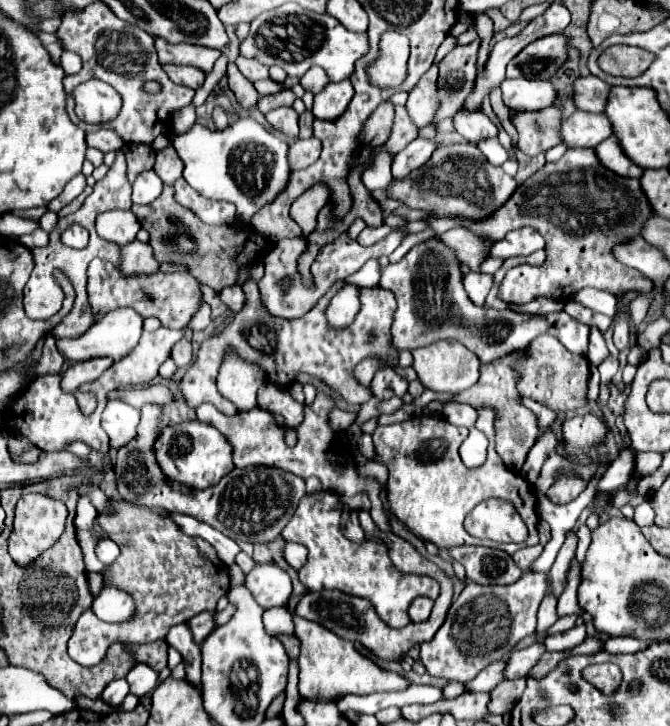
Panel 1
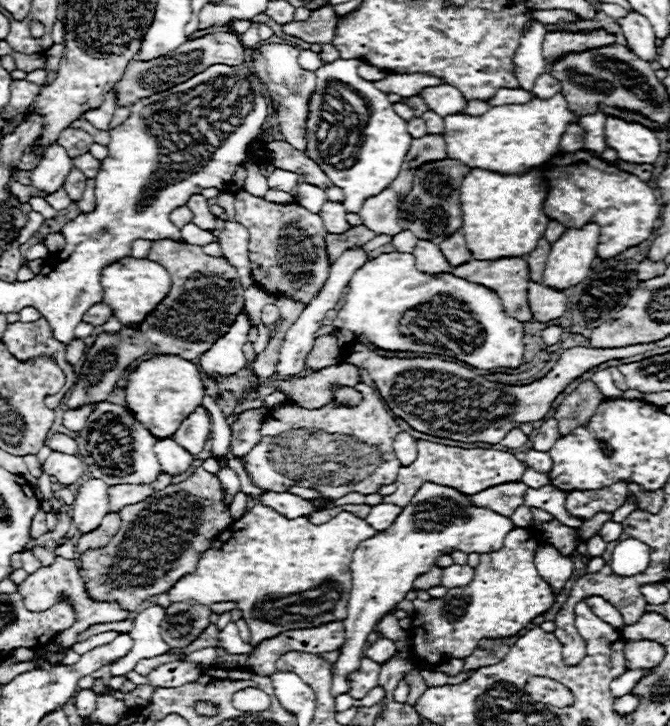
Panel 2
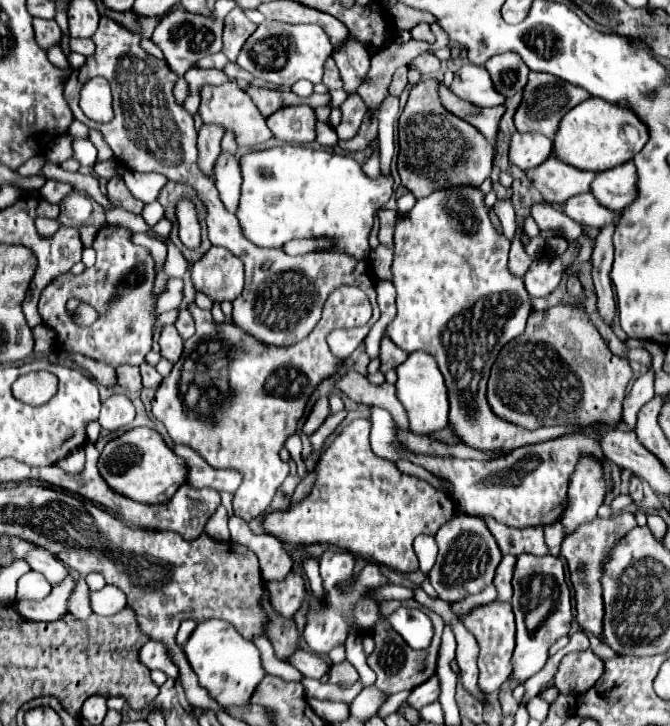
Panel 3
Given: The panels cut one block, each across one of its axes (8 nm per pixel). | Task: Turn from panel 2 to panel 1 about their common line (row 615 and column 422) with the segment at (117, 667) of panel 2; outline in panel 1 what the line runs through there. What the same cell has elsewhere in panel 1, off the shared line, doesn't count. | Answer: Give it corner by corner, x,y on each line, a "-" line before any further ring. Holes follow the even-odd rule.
426,138
412,140
404,150
400,150
394,156
392,162
392,176
394,178
406,178
410,172
414,172
418,166
422,166
434,152
434,142

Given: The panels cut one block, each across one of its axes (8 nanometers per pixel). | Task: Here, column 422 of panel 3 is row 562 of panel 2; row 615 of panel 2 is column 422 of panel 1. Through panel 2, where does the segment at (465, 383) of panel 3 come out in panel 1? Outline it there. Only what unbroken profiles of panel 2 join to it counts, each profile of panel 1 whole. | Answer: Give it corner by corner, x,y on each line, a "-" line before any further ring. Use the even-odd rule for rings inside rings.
438,236
414,246
398,264
382,268
382,288
396,294
398,308
392,322
392,348
396,352
414,350
420,346
434,344
438,340
456,340
464,344
470,352
478,356
480,362
492,362
514,350
524,350
536,336
554,332
554,336
576,354
586,354
590,328
566,312
554,312
546,316
530,316
514,312
510,308
496,310
486,306
476,306
464,290
462,270
456,252
448,248

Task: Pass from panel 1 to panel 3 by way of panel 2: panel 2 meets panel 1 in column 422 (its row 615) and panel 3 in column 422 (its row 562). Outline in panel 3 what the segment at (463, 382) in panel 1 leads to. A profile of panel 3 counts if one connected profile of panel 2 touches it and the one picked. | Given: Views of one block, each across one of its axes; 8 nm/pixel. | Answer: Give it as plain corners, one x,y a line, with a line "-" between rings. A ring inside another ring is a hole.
412,352
404,364
398,366
398,400
404,404
410,420
410,430
414,434
430,434
446,428
448,424
448,390
442,378
442,372
438,370
438,364
434,362
434,356
426,352

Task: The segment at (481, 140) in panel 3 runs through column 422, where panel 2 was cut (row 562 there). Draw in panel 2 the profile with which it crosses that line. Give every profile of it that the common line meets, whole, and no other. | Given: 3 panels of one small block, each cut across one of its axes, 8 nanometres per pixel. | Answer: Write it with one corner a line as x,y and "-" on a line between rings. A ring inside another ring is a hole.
202,466
196,468
186,482
170,484
150,498
122,508
120,518
122,524
114,540
106,548
84,552
78,570
92,600
118,602
128,612
136,610
148,596
166,592
166,588
186,572
194,572
198,556
210,548
210,540
234,522
230,508
224,506
224,492
218,476
206,472
-
180,494
184,496
182,500
-
180,534
194,538
180,538

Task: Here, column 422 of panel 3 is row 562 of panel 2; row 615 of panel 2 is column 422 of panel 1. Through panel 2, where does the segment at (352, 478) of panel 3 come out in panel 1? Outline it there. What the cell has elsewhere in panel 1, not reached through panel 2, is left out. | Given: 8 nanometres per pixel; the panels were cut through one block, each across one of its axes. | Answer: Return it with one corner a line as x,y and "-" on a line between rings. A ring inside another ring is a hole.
490,408
478,410
476,428
486,434
490,440
488,446
488,458
478,468
468,468
458,448
468,436
468,428
452,426
444,420
444,416
418,416
410,418
400,424
390,426
376,426
374,458
366,458
360,454
356,444
348,444
344,454
350,456
354,464
366,464
366,462
378,462
388,468
388,482
386,482
386,498
392,510
392,516
396,516
416,538
436,544
438,548
454,548
462,544
474,544
474,546
492,546
500,548
508,554
514,554
516,550
524,546
536,546
540,542
538,538
538,514
536,514
536,496
532,486
514,470
510,470
496,454
494,450
494,412
-
488,498
500,498
514,504
518,514
522,516
524,524
530,530
530,536
522,544
498,544
490,540
480,540
464,532
464,518
466,514
482,500

